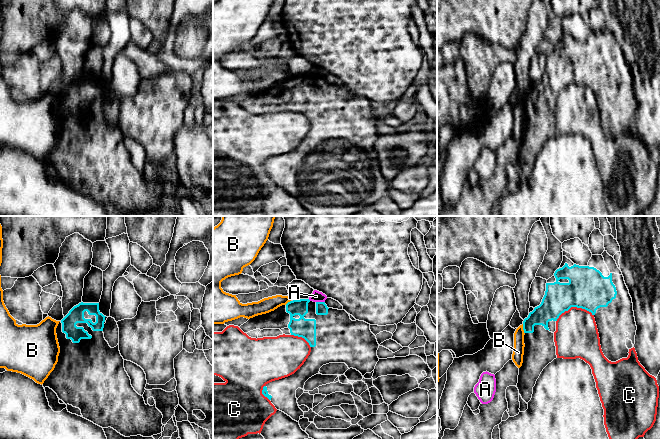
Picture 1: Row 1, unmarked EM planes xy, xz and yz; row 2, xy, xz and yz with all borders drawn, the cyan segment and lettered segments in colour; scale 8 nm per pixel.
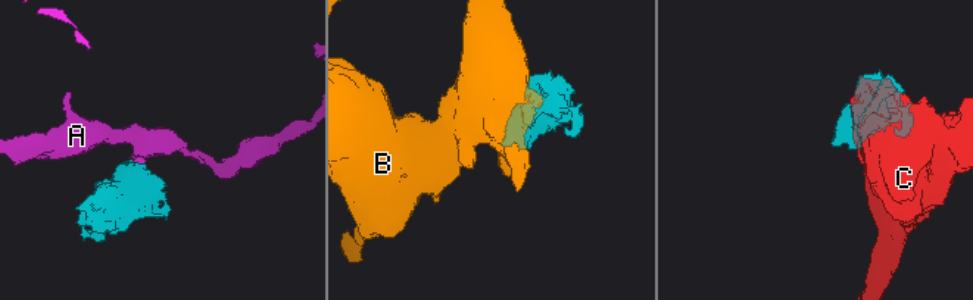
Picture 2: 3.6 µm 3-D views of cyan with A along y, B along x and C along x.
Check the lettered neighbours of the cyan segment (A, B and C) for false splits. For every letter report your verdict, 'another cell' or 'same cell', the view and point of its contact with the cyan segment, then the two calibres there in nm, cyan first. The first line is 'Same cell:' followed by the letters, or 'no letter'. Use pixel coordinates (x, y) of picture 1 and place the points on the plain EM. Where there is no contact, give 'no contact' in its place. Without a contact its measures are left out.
Same cell: no letter
A: another cell; meets cyan in xz at (320, 78); 100 nm thick on the cyan side, 90 nm on the other
B: another cell; meets cyan in yz at (523, 105); 160 nm thick on the cyan side, 90 nm on the other
C: another cell; meets cyan in yz at (573, 82); 320 nm thick on the cyan side, 340 nm on the other

